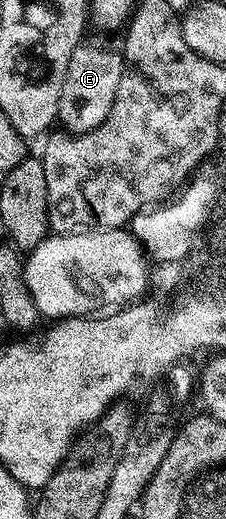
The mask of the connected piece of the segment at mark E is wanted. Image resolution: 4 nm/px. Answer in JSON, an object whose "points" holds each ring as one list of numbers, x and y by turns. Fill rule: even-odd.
{"points":[[82,46,76,48,71,54,71,62,67,62,67,78,63,78,63,94,59,94,59,110,57,111,57,120,60,127,70,134,80,134,95,130,111,114,111,106,115,102,115,90,119,90,119,78,123,60,120,55,113,52,107,52,99,48,88,48]]}

